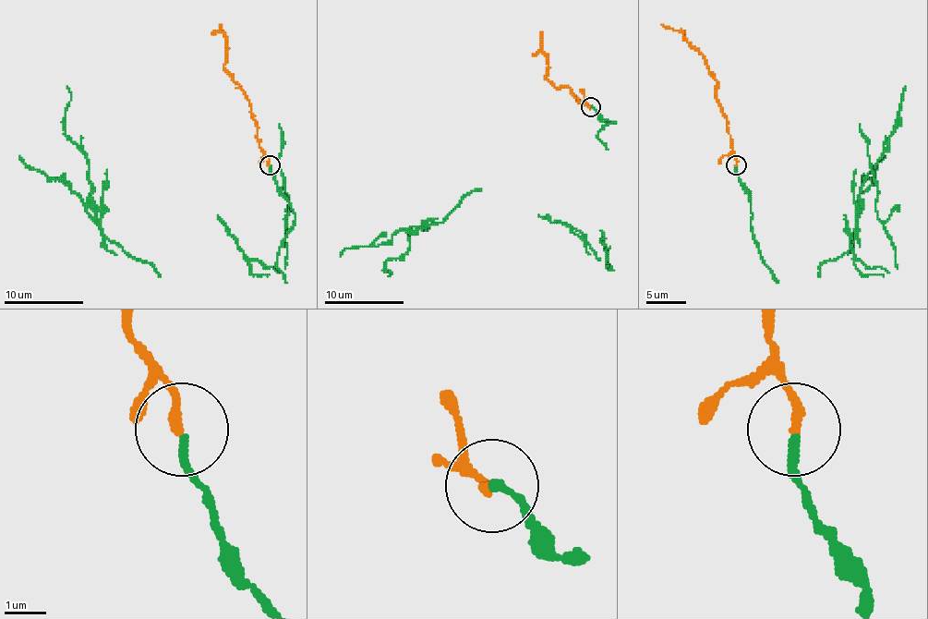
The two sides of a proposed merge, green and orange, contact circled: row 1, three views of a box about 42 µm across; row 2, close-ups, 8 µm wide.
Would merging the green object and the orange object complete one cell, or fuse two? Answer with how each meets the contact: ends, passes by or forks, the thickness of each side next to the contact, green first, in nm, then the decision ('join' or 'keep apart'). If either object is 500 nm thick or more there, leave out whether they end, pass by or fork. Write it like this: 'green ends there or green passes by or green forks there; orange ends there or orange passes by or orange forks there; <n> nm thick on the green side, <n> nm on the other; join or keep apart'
green ends there; orange ends there; 200 nm thick on the green side, 200 nm on the other; keep apart

